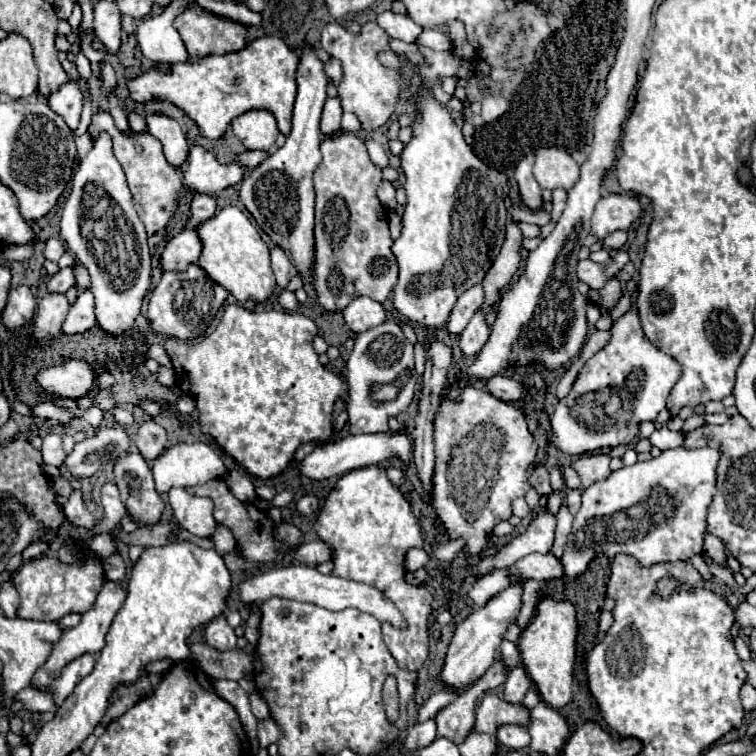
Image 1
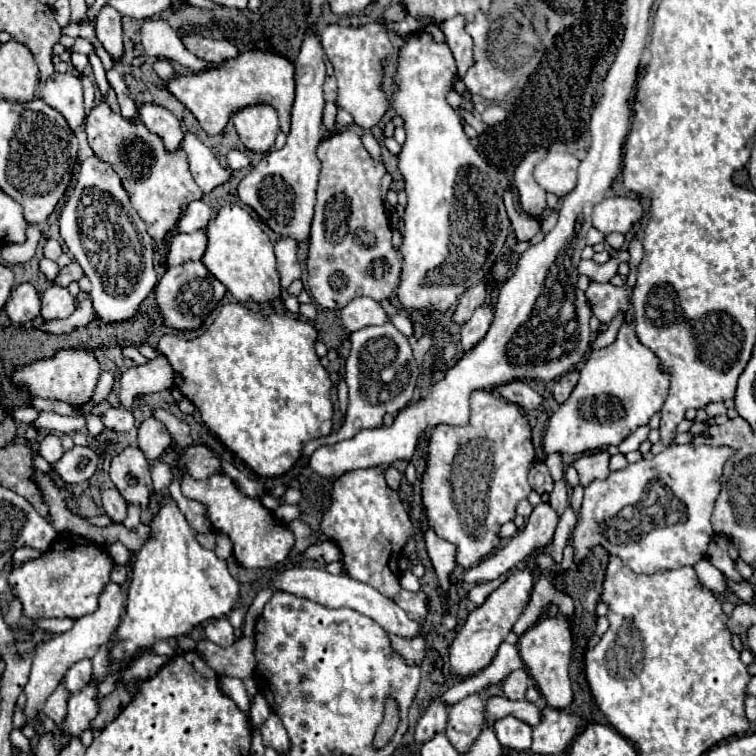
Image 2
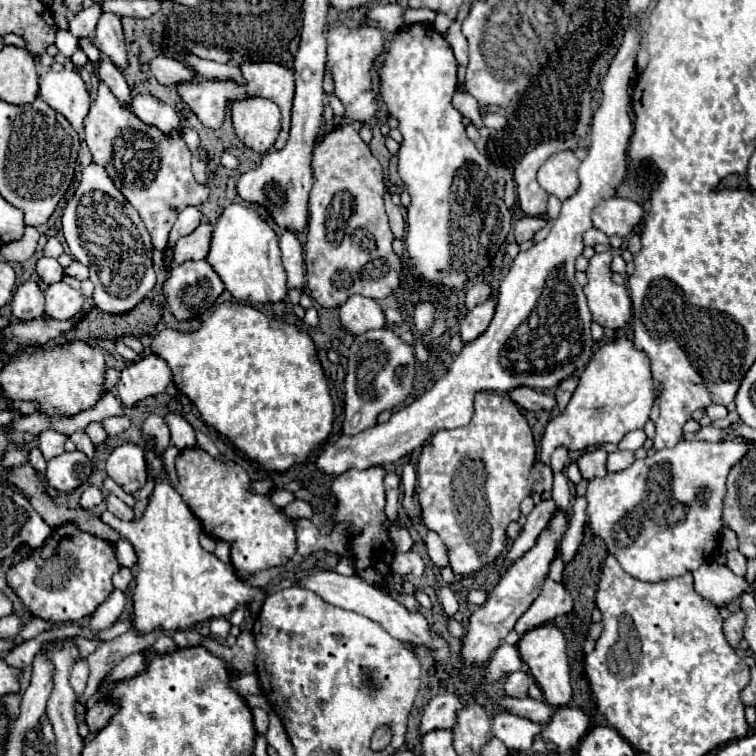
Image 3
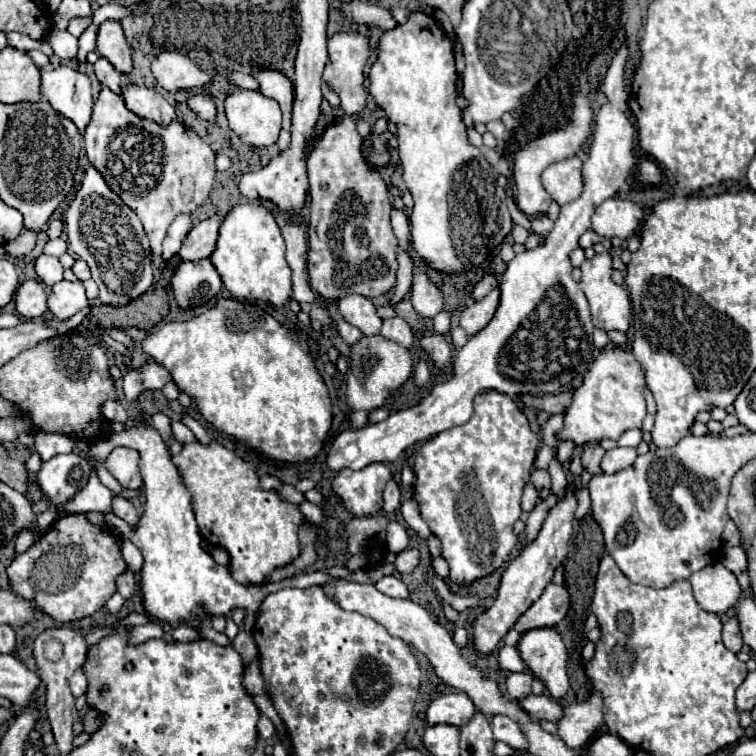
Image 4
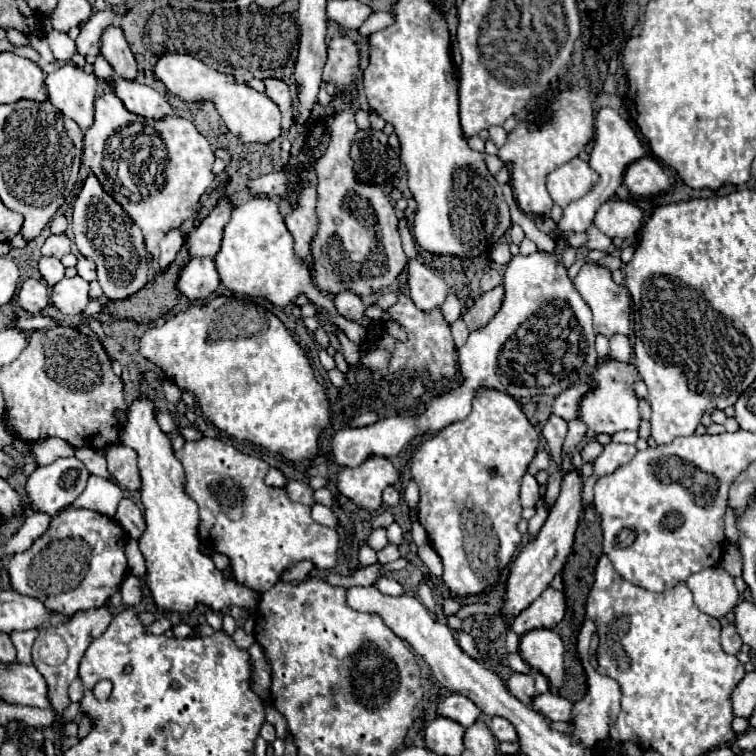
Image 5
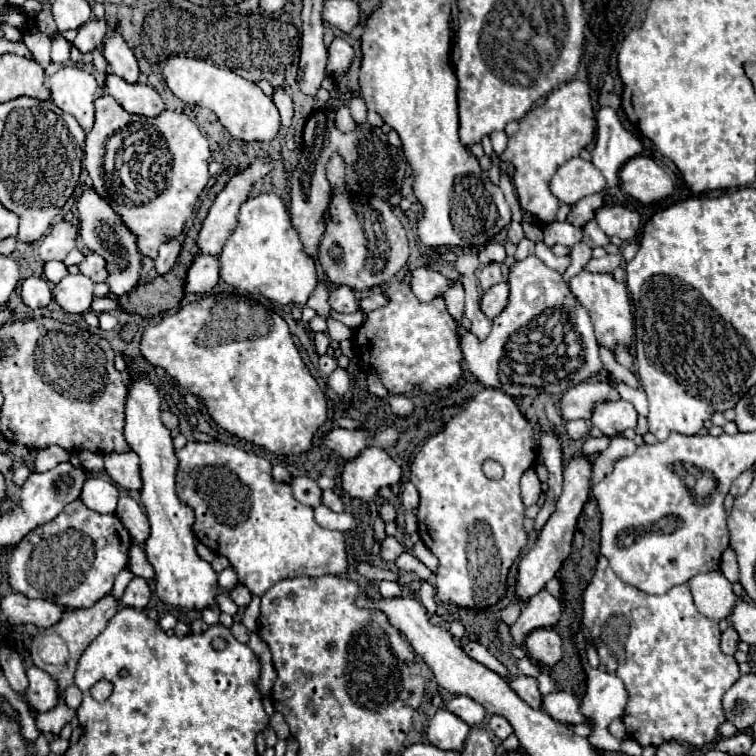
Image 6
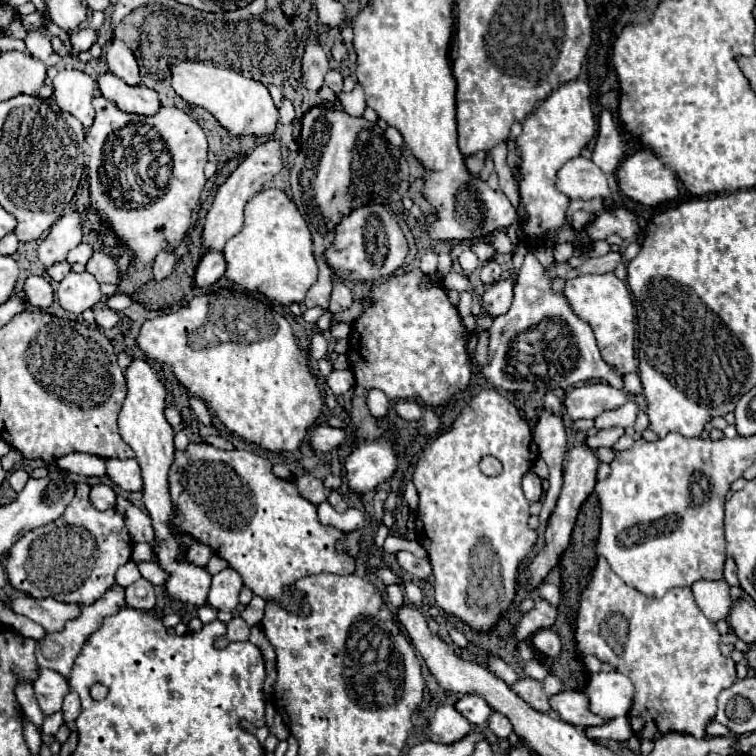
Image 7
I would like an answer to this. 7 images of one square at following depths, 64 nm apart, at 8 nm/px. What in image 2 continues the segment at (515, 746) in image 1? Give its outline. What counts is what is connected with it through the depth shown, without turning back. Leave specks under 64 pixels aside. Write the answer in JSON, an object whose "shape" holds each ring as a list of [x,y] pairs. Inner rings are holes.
{"shape":[[[506,716],[500,718],[492,724],[492,730],[496,732],[498,740],[502,746],[518,750],[518,752],[526,752],[530,750],[532,744],[532,726],[514,718],[514,716]]]}

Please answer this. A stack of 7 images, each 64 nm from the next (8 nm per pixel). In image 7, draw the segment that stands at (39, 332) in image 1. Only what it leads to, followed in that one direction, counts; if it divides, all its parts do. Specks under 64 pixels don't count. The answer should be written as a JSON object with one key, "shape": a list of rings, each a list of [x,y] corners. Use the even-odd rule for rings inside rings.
{"shape":[[[70,272],[58,284],[56,296],[58,296],[62,308],[68,310],[68,312],[72,312],[72,314],[82,314],[84,310],[92,308],[94,304],[98,304],[102,300],[100,284],[88,272],[82,272],[82,274]]]}

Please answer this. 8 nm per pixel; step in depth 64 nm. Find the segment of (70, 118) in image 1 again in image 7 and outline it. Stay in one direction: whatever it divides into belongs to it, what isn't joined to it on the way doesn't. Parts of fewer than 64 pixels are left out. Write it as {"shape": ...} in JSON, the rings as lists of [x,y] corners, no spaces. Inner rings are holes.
{"shape":[[[66,68],[58,72],[52,84],[54,84],[54,98],[58,106],[64,112],[76,116],[84,128],[90,128],[94,120],[92,96],[96,90],[96,80],[80,70]]]}

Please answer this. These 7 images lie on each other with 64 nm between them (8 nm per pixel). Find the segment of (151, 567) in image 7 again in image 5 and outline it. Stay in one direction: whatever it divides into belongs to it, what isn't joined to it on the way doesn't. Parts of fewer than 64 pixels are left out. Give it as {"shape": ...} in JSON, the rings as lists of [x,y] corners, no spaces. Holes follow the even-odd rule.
{"shape":[[[130,540],[126,546],[126,558],[128,558],[128,572],[134,576],[144,576],[146,574],[146,564],[144,564],[144,556],[138,548],[136,540]]]}

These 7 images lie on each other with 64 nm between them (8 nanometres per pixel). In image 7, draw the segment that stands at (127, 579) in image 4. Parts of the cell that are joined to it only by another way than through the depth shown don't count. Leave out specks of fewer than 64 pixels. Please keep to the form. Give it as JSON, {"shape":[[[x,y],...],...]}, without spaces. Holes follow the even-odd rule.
{"shape":[[[144,578],[130,584],[126,588],[126,604],[130,608],[136,608],[136,610],[152,610],[154,604],[156,604],[154,586]]]}

